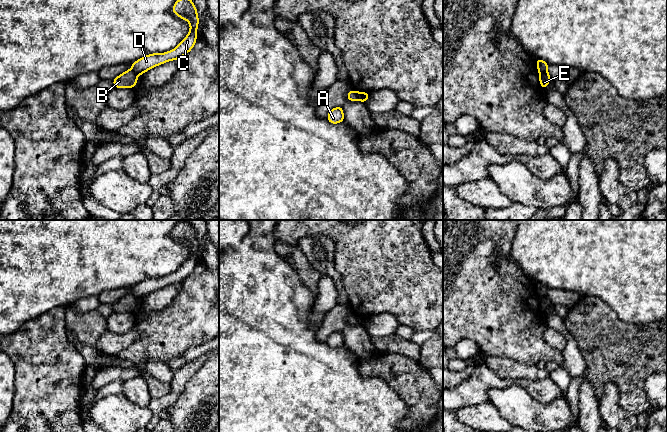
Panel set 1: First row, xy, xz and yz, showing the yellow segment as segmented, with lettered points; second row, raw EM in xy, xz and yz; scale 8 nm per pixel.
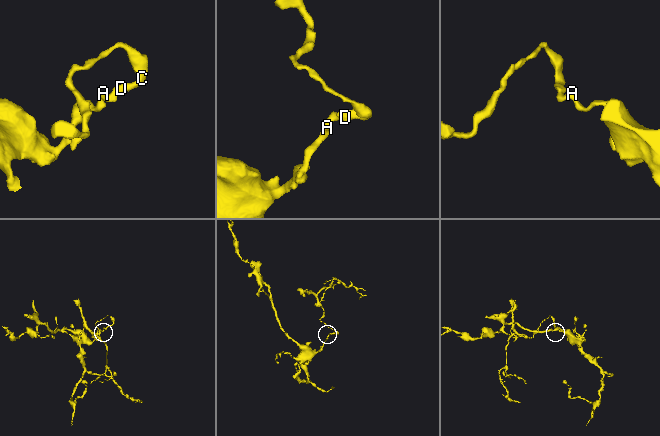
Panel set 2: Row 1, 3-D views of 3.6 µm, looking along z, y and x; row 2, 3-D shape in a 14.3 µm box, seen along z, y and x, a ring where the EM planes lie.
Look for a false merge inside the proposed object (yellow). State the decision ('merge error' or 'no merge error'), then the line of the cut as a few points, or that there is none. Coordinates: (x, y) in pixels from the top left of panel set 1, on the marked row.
merge error | xz (358, 92), (359, 99)

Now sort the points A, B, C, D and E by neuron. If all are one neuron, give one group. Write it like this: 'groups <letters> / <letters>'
groups A B E / C D

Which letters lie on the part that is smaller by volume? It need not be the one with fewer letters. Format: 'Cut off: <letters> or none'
Cut off: C, D

